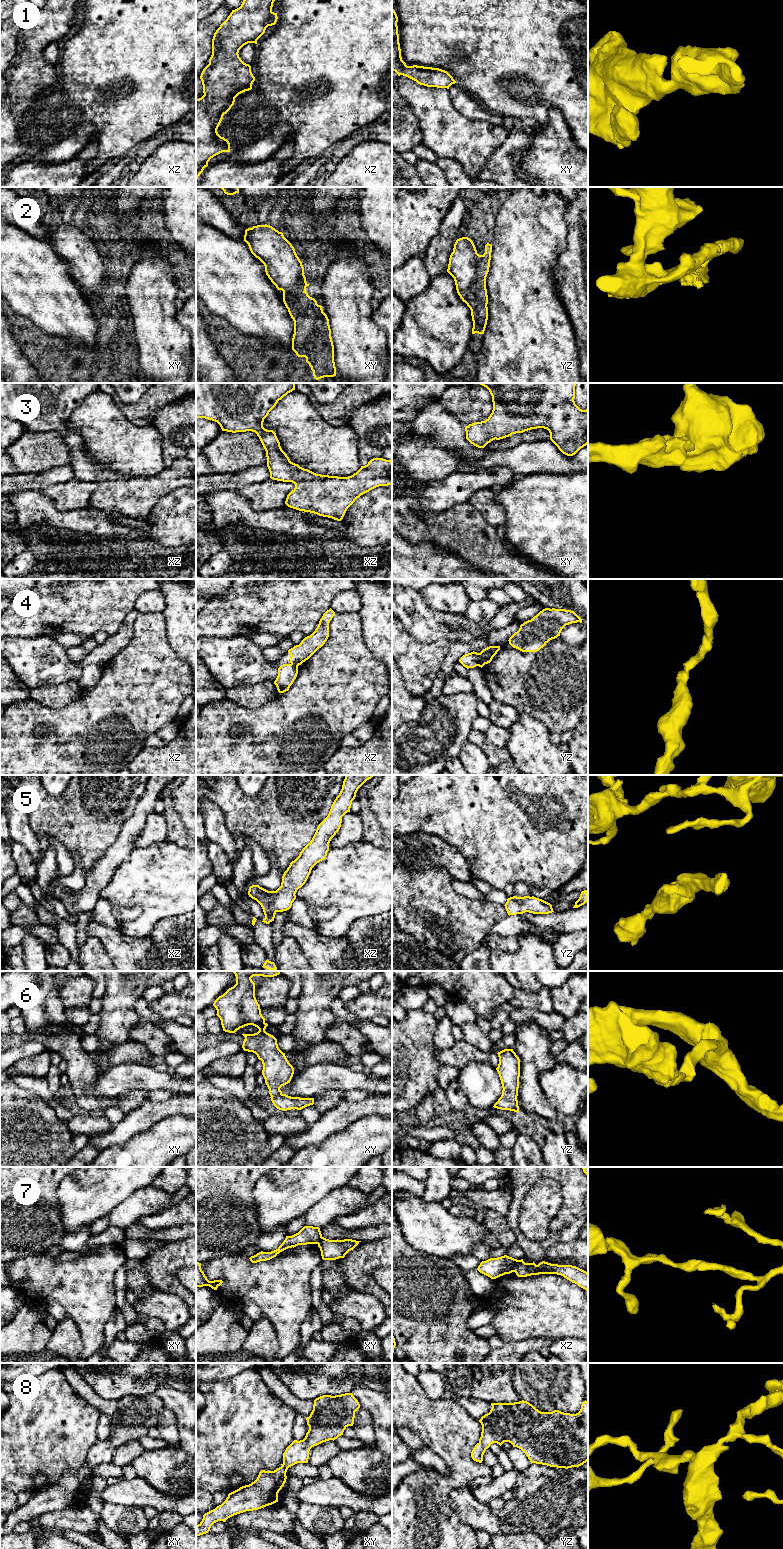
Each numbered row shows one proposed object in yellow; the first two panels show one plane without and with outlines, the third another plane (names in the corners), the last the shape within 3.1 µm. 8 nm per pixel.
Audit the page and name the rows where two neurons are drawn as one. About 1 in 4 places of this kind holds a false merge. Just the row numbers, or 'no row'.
7

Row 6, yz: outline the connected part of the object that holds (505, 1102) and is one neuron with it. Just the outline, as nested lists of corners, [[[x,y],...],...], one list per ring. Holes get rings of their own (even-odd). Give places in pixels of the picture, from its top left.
[[[504,1049],[497,1053],[499,1064],[496,1068],[501,1084],[502,1095],[494,1104],[494,1108],[519,1112],[518,1088],[520,1077],[520,1059],[513,1049]]]

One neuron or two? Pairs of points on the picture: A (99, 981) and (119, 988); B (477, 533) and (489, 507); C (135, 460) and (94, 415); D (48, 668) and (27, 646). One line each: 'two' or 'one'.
A: two
B: two
C: one
D: one

